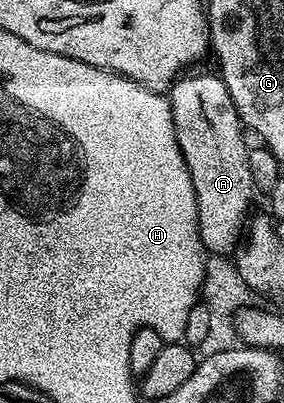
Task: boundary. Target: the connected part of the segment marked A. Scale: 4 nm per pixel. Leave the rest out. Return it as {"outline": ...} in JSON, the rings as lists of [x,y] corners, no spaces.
{"outline":[[[189,71],[178,77],[174,81],[172,89],[167,93],[171,115],[175,123],[175,139],[179,139],[179,151],[183,151],[183,159],[187,163],[187,171],[191,175],[191,183],[195,187],[199,235],[210,254],[229,255],[242,244],[247,232],[247,222],[251,217],[249,200],[255,196],[251,166],[247,164],[247,155],[251,145],[250,142],[245,142],[246,130],[242,126],[241,116],[237,113],[235,103],[223,83],[223,79],[216,72],[193,72],[197,71]]]}

